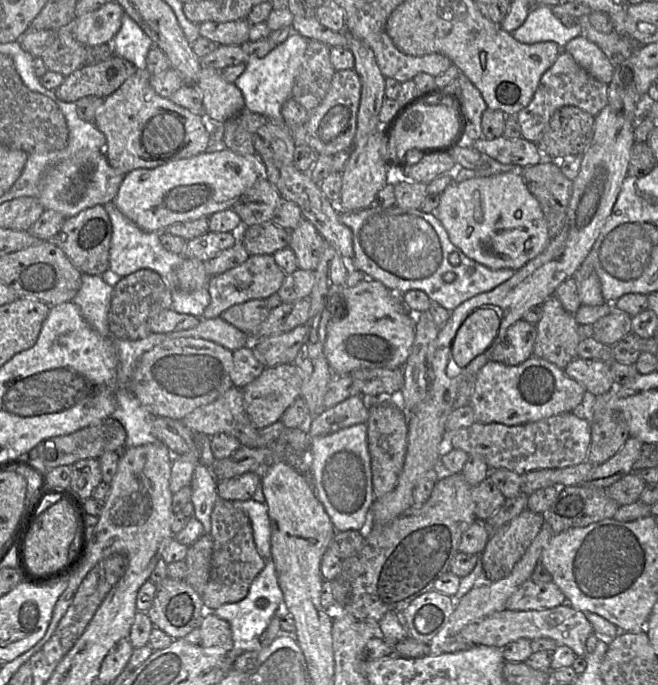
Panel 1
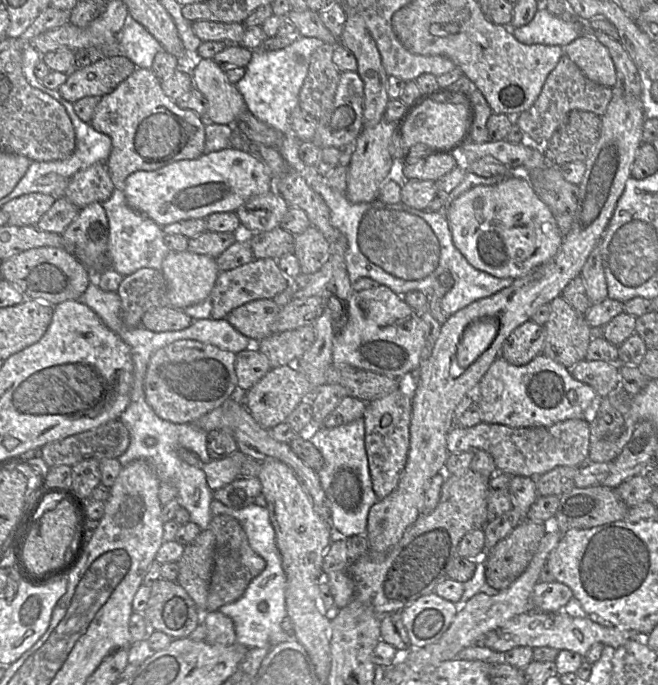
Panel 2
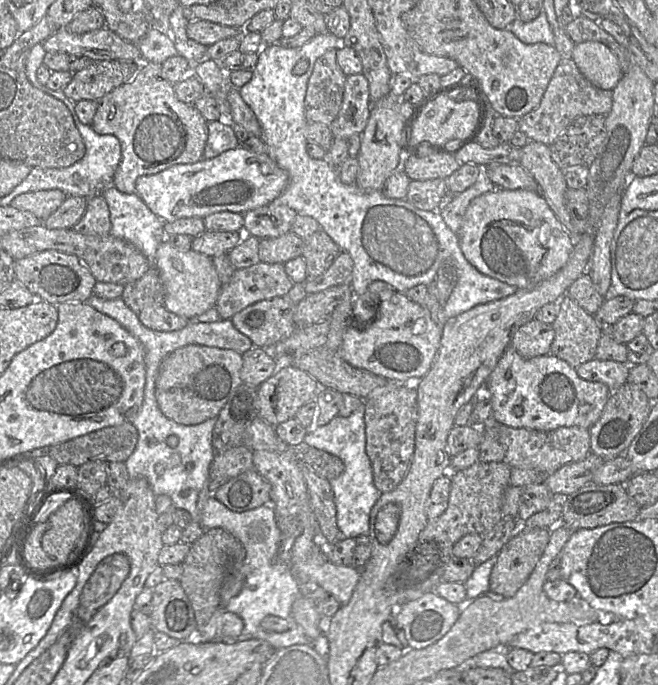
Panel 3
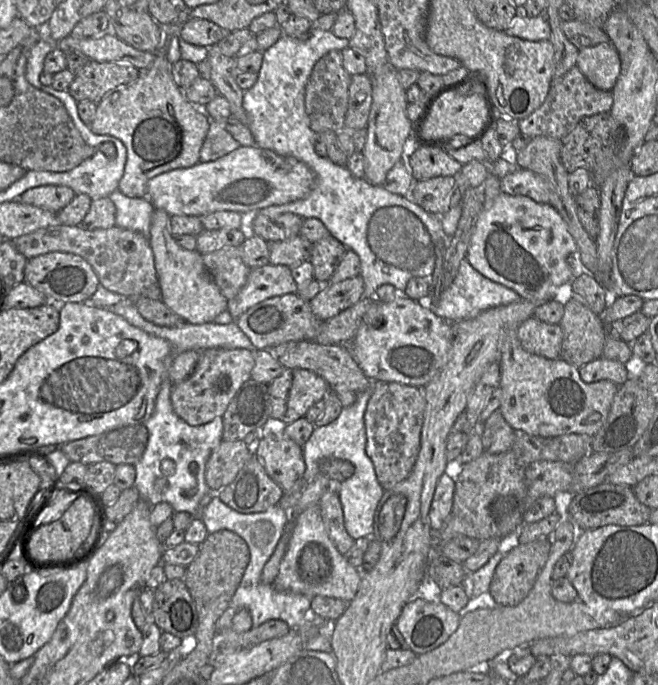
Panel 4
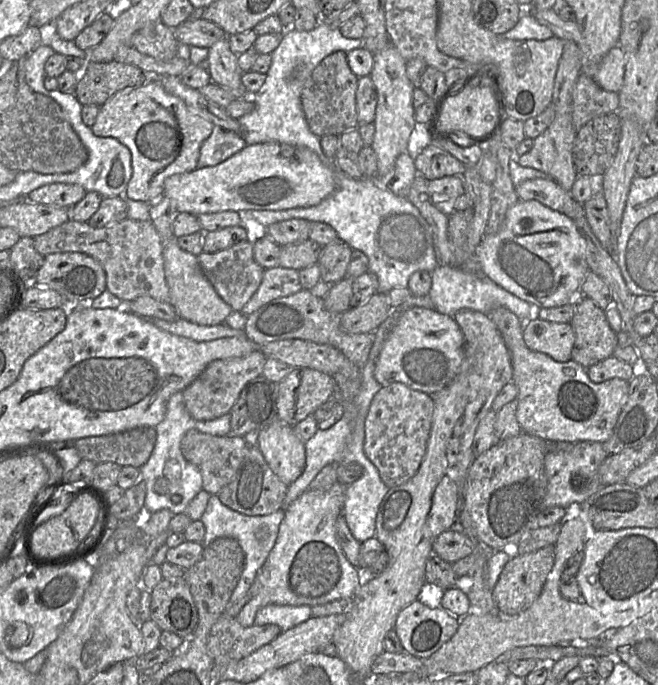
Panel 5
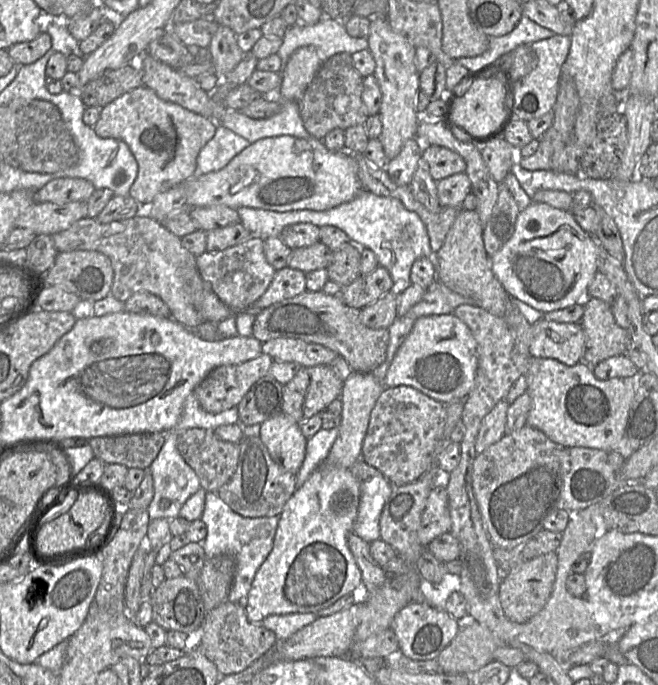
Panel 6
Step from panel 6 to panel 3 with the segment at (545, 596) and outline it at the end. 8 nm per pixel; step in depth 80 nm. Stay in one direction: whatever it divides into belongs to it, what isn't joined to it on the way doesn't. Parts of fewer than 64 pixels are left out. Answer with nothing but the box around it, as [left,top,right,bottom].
[489,529,549,598]

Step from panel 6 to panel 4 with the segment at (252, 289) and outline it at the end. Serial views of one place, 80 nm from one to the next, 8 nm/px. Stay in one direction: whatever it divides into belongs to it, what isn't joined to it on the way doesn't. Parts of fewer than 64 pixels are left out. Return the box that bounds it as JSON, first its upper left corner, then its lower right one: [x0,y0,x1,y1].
[202,247,251,300]

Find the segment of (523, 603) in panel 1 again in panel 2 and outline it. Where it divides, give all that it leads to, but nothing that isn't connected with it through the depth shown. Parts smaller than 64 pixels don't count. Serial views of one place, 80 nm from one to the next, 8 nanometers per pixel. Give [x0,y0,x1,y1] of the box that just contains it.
[531,582,572,612]

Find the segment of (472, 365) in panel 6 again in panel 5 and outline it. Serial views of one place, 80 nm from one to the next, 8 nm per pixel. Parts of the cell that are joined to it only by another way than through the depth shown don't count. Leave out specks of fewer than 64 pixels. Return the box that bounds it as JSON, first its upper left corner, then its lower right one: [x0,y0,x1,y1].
[374,307,465,395]

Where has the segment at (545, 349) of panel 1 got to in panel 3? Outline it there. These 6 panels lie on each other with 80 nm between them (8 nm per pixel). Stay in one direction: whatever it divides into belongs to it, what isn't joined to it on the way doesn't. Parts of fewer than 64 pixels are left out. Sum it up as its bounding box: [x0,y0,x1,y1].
[550,294,604,368]

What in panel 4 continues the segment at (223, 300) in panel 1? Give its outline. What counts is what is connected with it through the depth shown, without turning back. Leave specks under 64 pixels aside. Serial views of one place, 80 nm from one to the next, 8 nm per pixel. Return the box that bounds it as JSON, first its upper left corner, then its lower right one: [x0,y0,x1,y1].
[227,264,298,321]

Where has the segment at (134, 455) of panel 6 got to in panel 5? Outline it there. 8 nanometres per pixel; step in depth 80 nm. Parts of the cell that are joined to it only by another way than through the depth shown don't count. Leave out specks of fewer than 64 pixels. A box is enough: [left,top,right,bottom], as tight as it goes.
[73,426,156,468]

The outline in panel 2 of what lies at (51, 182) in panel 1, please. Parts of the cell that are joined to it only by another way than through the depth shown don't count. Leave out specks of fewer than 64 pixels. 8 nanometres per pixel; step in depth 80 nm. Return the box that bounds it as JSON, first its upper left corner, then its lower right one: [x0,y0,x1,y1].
[63,162,114,209]

